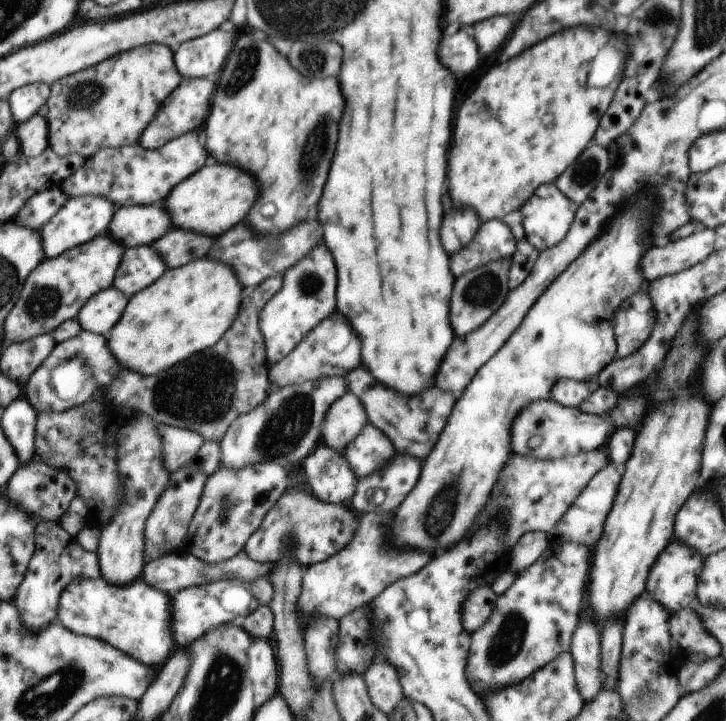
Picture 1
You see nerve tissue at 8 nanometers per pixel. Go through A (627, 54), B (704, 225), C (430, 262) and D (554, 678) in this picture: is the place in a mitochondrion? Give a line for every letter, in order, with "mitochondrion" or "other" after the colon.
A: other
B: other
C: other
D: other

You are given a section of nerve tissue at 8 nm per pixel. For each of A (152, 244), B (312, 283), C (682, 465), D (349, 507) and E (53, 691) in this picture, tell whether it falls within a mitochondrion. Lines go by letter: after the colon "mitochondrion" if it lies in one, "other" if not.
A: other
B: mitochondrion
C: other
D: other
E: mitochondrion

